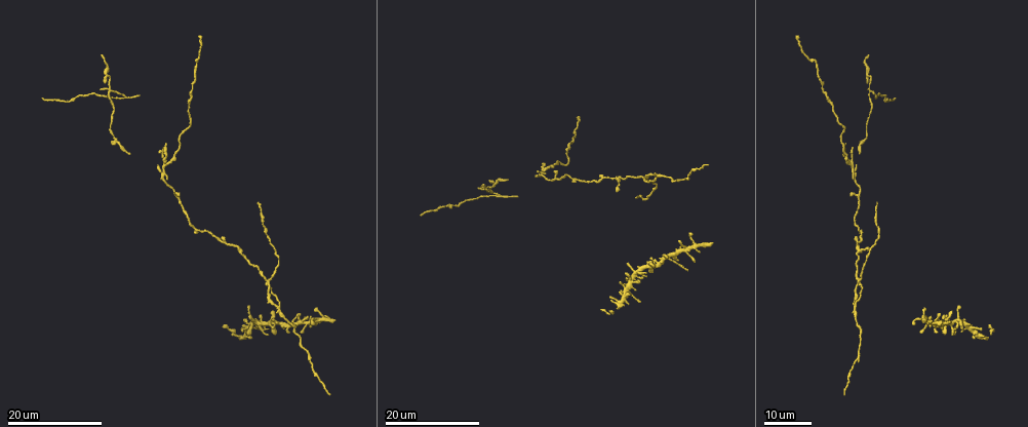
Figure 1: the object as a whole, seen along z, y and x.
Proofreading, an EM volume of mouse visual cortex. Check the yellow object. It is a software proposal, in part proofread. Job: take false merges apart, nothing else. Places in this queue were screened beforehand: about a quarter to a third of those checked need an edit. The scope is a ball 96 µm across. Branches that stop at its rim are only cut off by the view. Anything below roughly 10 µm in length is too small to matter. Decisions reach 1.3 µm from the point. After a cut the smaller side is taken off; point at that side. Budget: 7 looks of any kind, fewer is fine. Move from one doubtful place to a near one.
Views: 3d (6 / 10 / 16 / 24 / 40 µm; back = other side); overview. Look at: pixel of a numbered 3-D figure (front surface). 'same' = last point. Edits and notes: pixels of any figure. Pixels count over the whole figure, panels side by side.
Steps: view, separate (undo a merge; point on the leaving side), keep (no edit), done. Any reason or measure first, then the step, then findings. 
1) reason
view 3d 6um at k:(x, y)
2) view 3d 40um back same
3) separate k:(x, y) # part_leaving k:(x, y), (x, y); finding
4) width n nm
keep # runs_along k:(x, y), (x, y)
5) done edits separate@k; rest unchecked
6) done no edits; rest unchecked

three arms meet
view 3d 24um at 1:(277, 312)

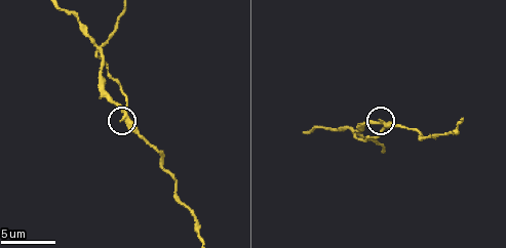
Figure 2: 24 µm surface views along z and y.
closer look
view 3d 6um at 2:(126, 117)

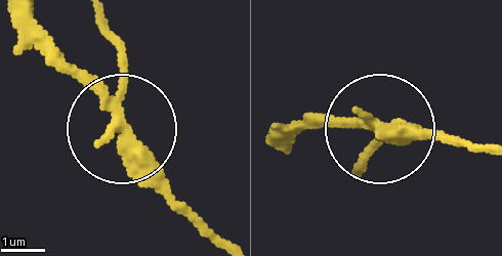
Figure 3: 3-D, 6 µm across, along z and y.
arms 3
separate 3:(118, 54) # part_leaving 3:(115, 114), (126, 62), (97, 18); two cells meet here

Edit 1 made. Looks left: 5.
view overview

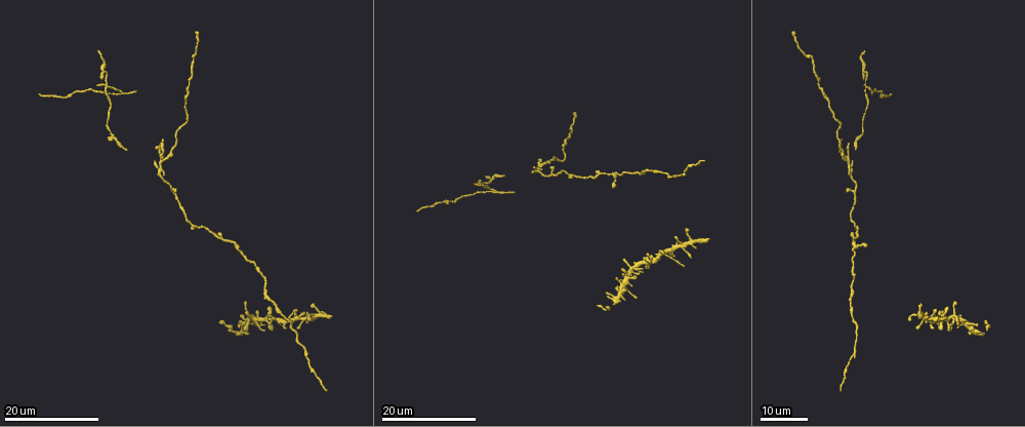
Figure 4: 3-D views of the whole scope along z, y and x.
four-way junction
view 3d 16um at 4:(106, 87)

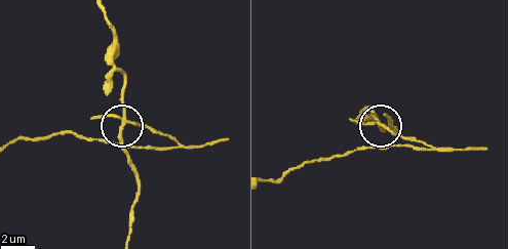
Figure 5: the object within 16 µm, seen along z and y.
view 3d 6um at 5:(129, 120)

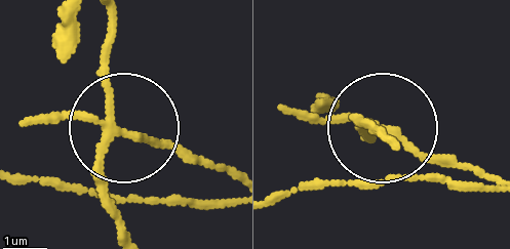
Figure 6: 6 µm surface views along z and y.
separate 6:(168, 146) # part_leaving 6:(114, 126), (231, 173); a second cell is stuck on

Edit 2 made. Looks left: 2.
done edits separate@3, separate@6; rest unchecked

